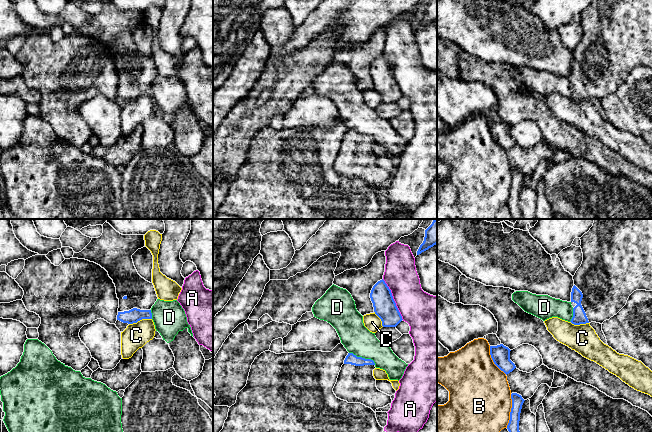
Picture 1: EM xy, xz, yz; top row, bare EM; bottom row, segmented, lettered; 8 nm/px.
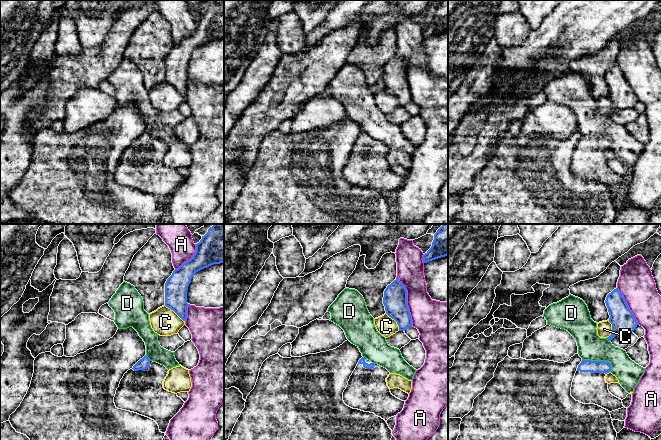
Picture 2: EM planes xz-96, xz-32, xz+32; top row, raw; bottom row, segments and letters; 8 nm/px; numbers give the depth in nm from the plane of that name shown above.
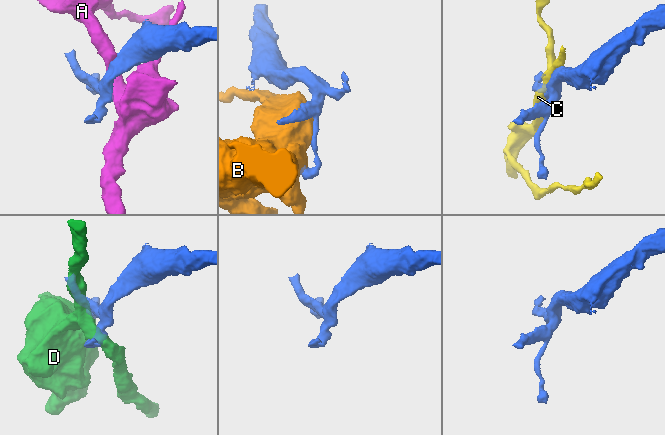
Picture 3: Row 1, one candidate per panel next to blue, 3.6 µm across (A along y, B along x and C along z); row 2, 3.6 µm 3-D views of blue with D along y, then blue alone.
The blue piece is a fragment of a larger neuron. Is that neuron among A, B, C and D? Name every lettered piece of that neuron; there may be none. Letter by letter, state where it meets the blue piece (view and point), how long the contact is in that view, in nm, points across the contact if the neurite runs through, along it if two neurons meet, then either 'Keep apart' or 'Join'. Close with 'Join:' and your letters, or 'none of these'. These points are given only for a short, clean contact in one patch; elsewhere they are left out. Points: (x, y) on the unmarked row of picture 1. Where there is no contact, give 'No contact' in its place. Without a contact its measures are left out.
A: Touches blue at xz (393, 75). Shared border 360 nm. Keep apart
B: Touches blue at yz (511, 187). Shared border 280 nm. Keep apart
C: Touches blue at xy (140, 95). Shared border 190 nm. Keep apart
D: Touches blue at xz (363, 134). Shared border 240 nm. Keep apart
Join: none of these

